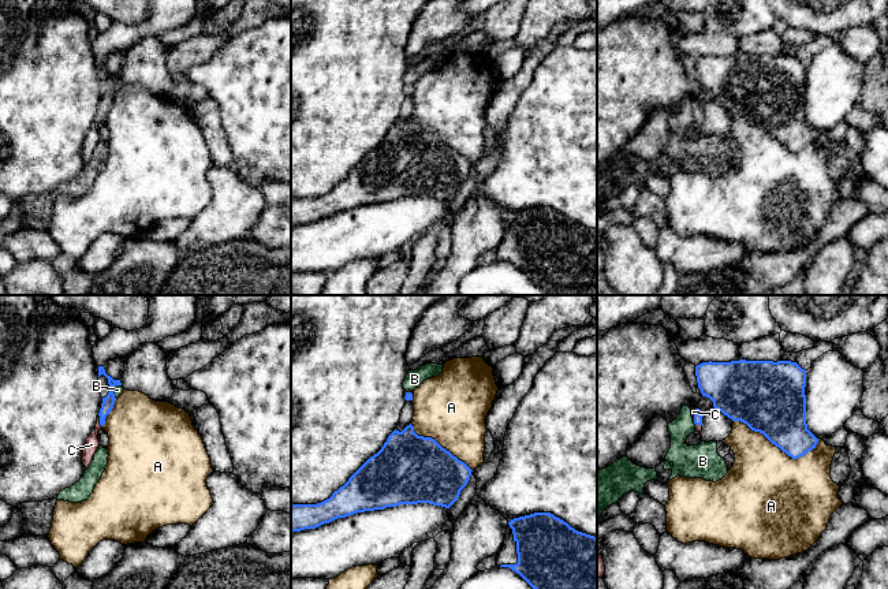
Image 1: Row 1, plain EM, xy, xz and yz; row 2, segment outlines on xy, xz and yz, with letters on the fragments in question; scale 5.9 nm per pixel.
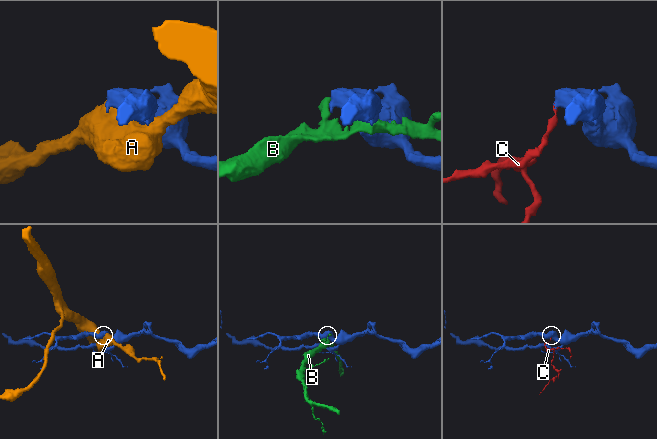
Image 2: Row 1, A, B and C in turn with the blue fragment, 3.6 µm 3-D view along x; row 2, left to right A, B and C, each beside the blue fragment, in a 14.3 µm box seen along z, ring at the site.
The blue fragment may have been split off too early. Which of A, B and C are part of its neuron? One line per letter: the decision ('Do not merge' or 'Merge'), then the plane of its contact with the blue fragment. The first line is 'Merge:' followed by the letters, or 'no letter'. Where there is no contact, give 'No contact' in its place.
Merge: C
A: Do not merge. Touches blue in yz
B: Do not merge. Touches blue in xy
C: Merge. Touches blue in xy

